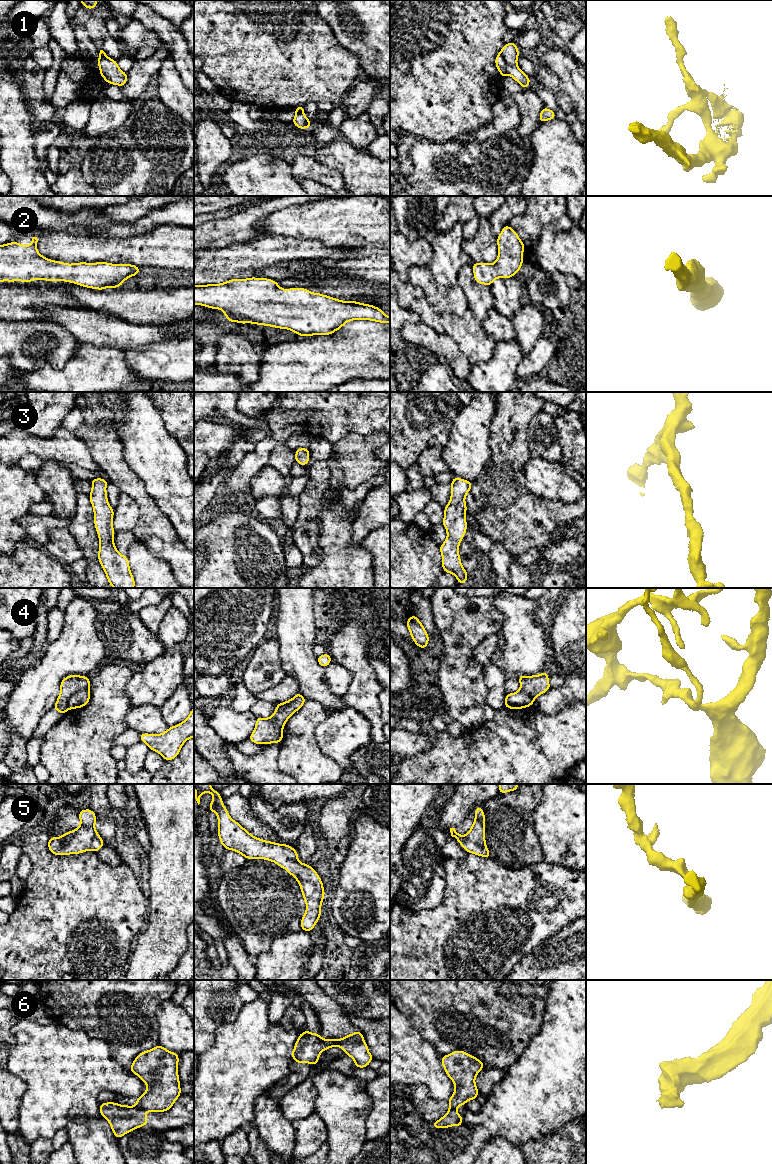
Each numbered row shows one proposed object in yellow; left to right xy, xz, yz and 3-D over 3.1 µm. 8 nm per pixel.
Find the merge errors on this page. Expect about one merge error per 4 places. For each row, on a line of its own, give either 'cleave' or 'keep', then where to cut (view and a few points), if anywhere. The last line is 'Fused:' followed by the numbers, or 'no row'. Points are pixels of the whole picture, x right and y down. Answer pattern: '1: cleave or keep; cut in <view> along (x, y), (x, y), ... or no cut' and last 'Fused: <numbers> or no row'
1: cleave; cut in yz along (499, 53), (504, 59), (508, 74)
2: keep; no cut
3: keep; no cut
4: cleave; cut in xy along (88, 688), (74, 693), (70, 697), (67, 707)
5: keep; no cut
6: cleave; cut in xy along (135, 1106), (146, 1110)
Fused: 1, 4, 6

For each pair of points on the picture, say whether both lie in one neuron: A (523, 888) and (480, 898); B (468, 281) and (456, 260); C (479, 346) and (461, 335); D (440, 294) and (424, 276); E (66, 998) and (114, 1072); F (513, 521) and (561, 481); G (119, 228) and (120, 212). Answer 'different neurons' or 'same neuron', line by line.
A: same neuron
B: different neurons
C: same neuron
D: same neuron
E: different neurons
F: different neurons
G: different neurons

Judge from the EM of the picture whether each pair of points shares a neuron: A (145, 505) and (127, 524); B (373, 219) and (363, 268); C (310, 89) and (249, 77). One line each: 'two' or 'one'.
A: two
B: two
C: one

